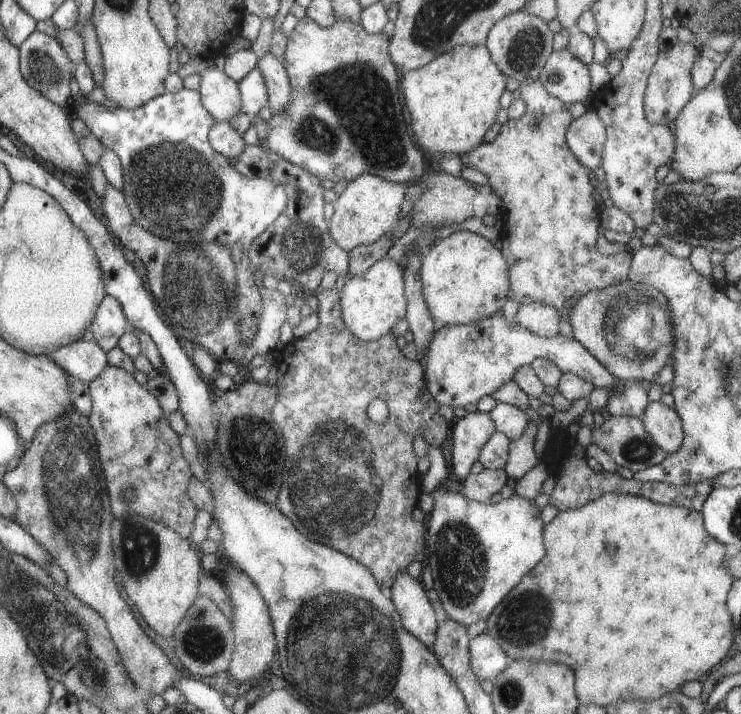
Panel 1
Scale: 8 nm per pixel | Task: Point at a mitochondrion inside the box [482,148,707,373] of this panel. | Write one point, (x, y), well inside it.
(632, 322)

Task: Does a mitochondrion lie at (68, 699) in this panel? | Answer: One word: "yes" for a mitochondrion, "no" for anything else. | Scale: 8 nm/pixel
no

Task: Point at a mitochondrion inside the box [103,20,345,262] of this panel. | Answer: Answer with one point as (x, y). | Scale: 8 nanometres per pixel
(174, 189)

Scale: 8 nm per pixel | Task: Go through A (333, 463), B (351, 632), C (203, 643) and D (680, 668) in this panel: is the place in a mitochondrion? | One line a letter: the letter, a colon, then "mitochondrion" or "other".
A: mitochondrion
B: mitochondrion
C: mitochondrion
D: other

